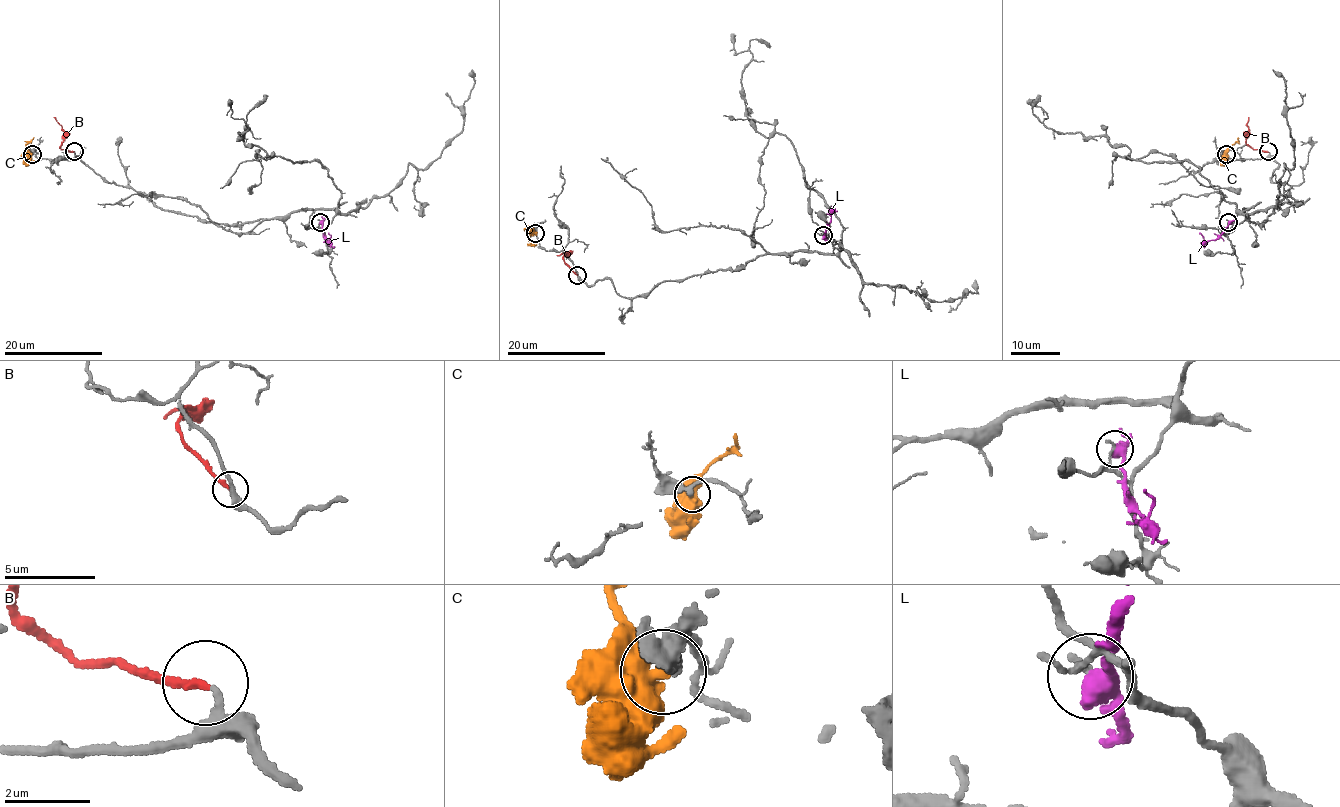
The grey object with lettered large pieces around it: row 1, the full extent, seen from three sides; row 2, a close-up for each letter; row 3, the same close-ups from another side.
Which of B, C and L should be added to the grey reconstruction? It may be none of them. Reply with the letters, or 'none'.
B

